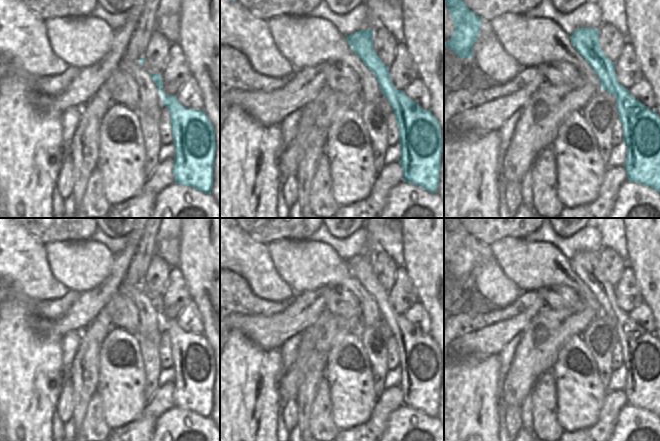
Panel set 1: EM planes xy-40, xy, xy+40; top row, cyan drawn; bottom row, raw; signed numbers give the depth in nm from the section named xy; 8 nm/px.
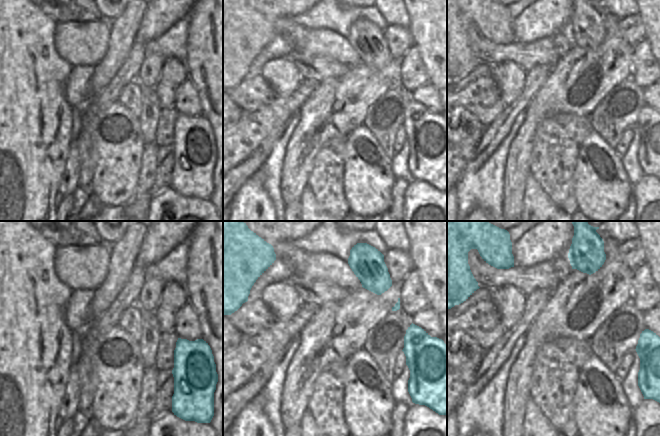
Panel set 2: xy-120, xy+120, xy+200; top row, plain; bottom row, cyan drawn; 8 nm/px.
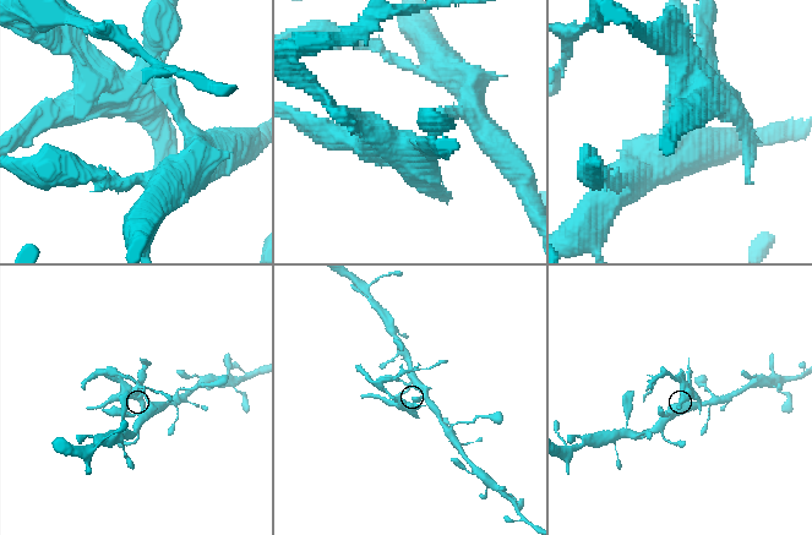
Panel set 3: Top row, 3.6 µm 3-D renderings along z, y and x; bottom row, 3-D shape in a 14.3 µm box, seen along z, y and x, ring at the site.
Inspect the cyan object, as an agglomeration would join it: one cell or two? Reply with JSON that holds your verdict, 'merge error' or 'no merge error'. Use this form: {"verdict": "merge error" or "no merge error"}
{"verdict": "merge error"}

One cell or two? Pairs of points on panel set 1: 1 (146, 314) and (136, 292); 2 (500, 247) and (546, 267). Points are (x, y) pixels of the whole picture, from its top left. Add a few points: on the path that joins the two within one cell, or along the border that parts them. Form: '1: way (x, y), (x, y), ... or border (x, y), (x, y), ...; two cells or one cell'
1: way (146, 309), (139, 297); one cell
2: way (511, 254), (528, 265), (535, 265); one cell

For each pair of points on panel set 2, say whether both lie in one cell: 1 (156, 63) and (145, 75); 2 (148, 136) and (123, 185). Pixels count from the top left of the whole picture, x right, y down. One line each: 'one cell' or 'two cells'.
1: one cell
2: two cells

